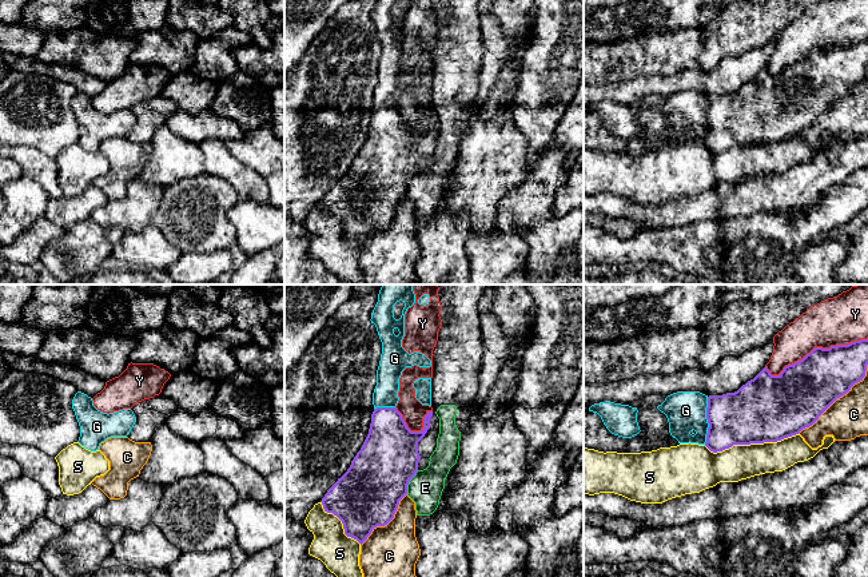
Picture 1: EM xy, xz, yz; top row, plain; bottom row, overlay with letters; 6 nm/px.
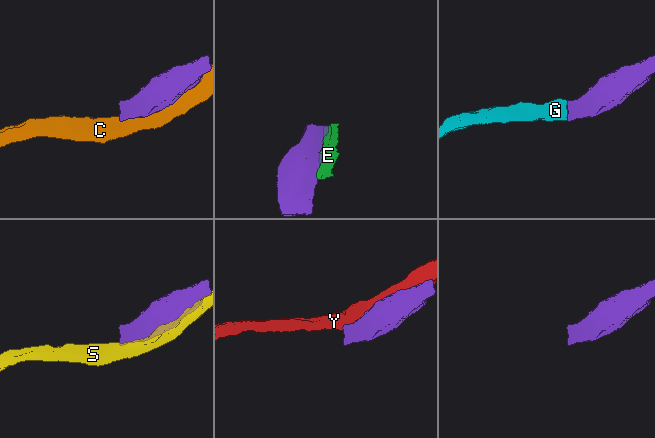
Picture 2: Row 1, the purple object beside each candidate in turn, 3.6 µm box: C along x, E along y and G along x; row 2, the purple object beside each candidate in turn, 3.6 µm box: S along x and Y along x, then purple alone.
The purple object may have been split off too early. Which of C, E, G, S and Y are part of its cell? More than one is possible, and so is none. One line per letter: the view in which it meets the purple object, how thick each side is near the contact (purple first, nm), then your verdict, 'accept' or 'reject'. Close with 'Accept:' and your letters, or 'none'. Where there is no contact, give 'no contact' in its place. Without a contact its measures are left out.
C: contact in yz; calibres 360 and 260 nm; reject
E: contact in xz; calibres 380 and 200 nm; reject
G: contact in yz; calibres 340 and 240 nm; accept
S: contact in yz; calibres 400 and 220 nm; reject
Y: contact in yz; calibres 340 and 300 nm; reject
Accept: G

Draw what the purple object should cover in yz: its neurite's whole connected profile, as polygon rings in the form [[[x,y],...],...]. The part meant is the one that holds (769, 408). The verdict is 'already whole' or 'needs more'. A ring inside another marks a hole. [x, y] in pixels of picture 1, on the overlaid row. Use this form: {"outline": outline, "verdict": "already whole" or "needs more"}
{"outline": [[[868,338],[829,349],[815,347],[779,375],[765,366],[734,393],[708,397],[700,391],[677,391],[657,409],[666,415],[669,433],[678,443],[705,445],[717,453],[733,445],[777,442],[812,426],[837,398],[863,381],[867,365]]], "verdict": "needs more"}

